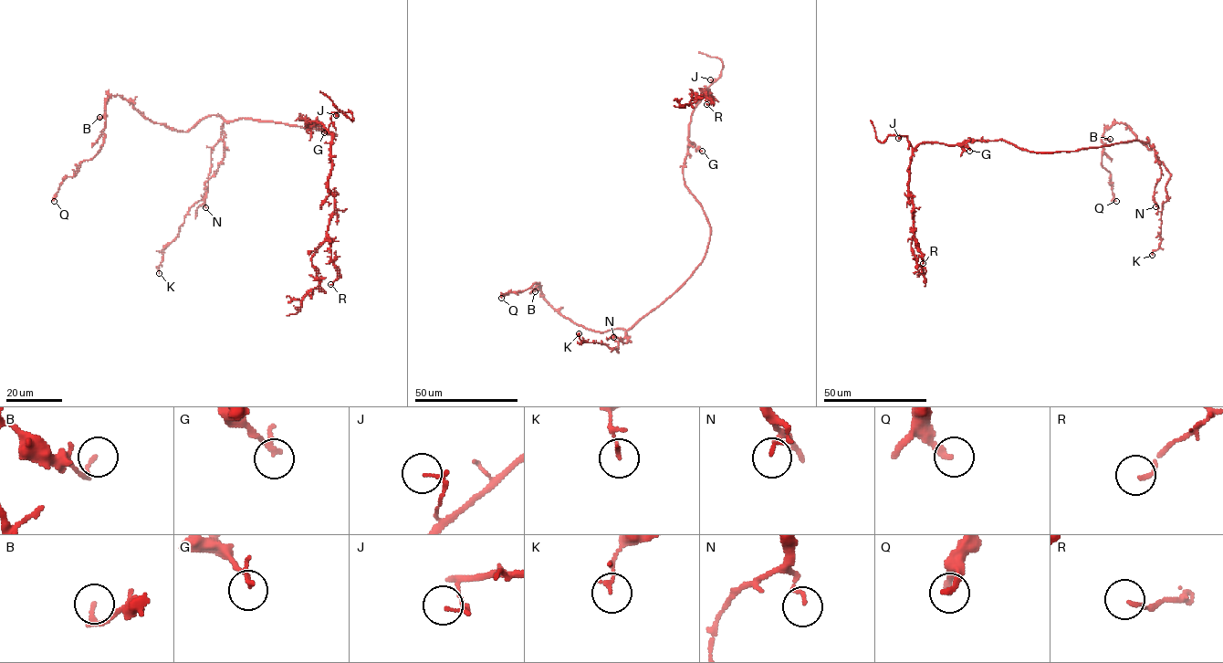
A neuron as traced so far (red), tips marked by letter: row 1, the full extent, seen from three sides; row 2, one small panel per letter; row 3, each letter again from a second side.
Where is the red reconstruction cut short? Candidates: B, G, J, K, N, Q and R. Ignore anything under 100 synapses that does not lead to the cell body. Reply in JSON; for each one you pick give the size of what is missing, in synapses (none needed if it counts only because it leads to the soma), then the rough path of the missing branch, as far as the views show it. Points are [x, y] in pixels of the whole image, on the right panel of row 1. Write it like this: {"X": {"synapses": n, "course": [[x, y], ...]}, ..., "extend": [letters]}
{"extend": []}

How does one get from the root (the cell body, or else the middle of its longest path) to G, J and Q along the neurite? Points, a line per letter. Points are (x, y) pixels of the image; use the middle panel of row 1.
G: (707, 246), (710, 226), (701, 204), (685, 184), (683, 172), (688, 143), (694, 143), (702, 151)
J: (707, 246), (710, 226), (701, 204), (685, 184), (683, 166), (692, 111), (711, 83), (710, 79)
Q: (707, 246), (703, 260), (692, 275), (628, 330), (594, 331), (574, 323), (544, 299), (539, 283), (501, 298)

